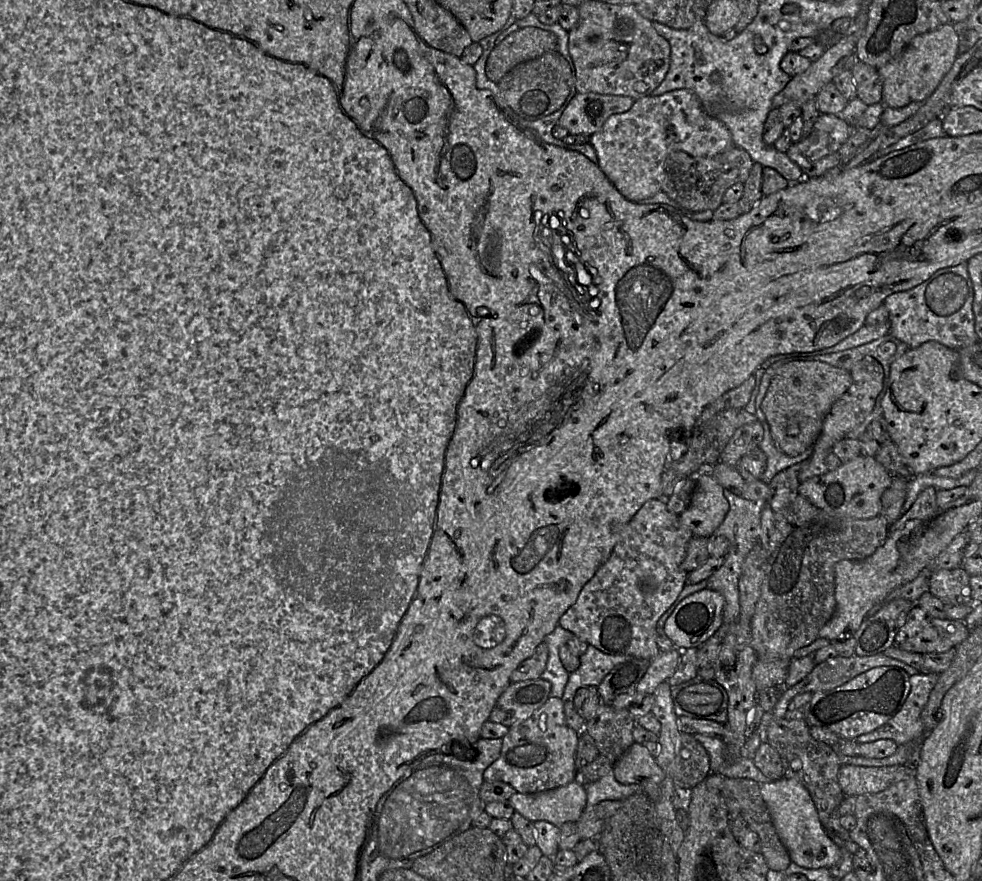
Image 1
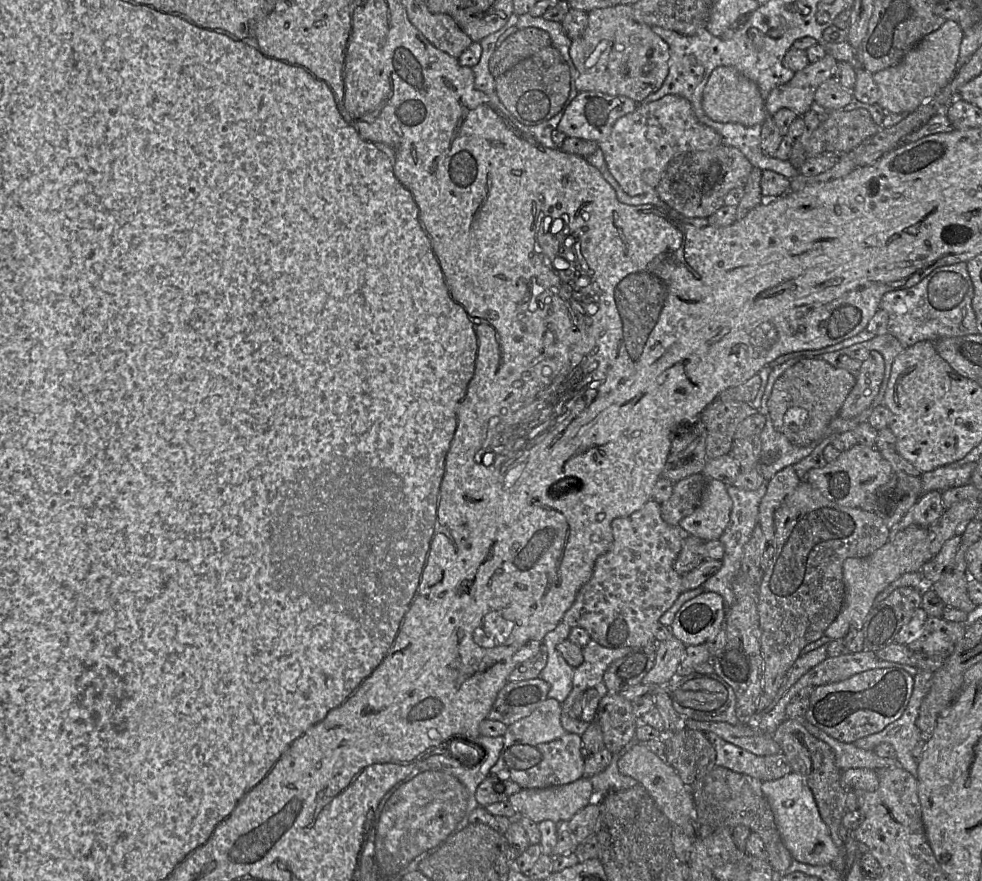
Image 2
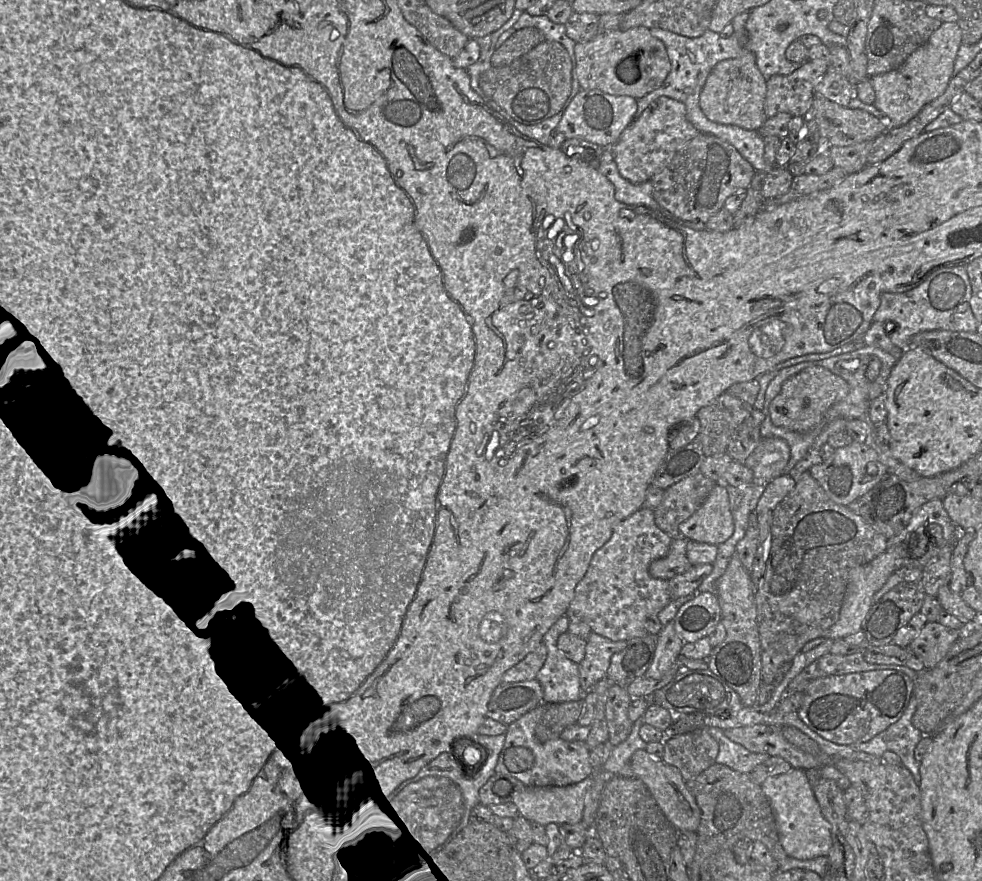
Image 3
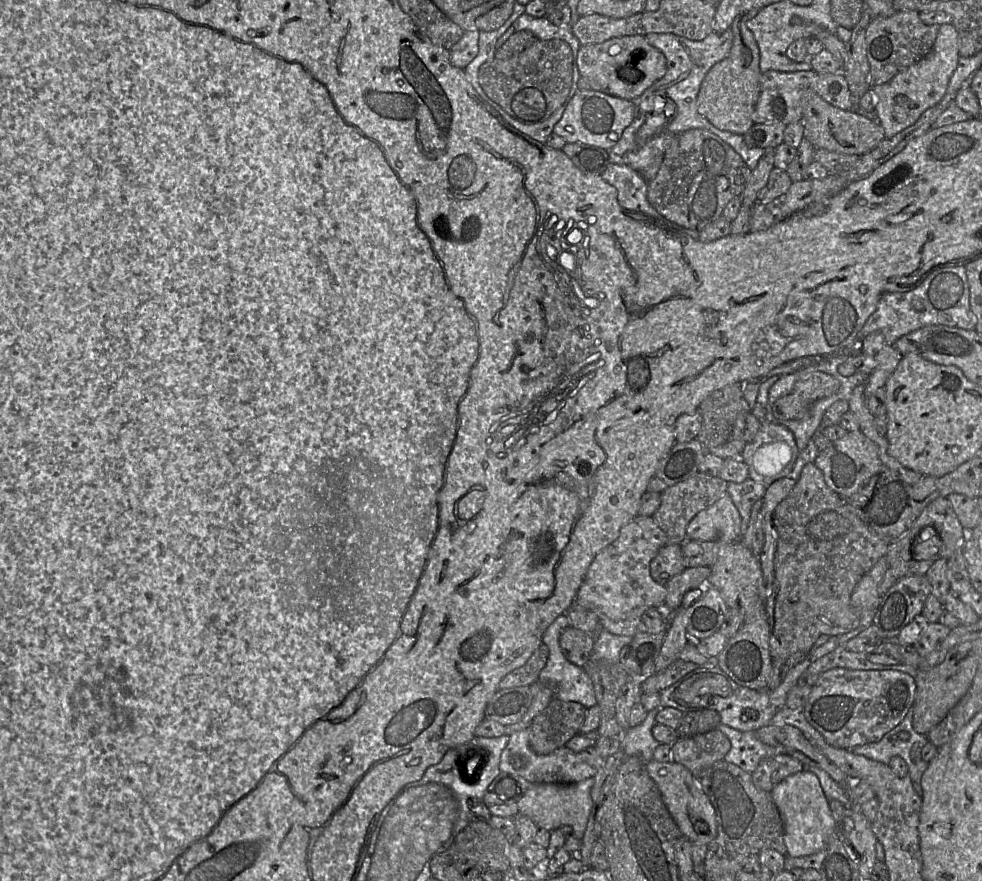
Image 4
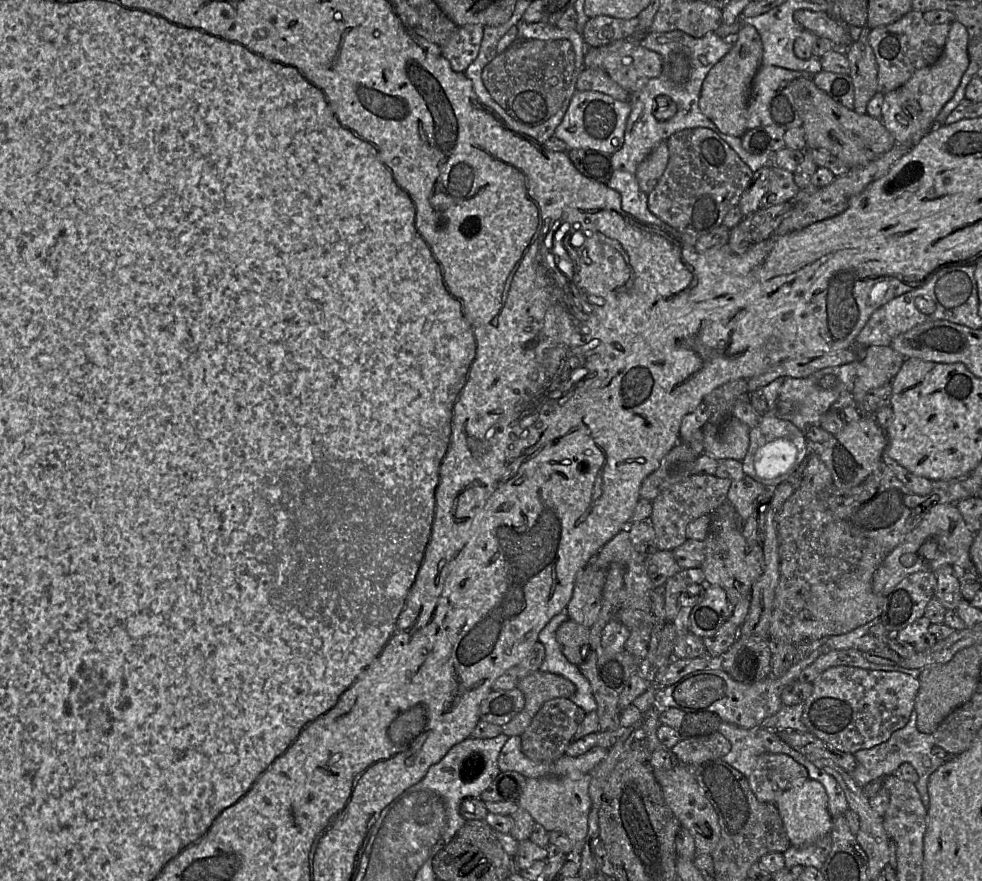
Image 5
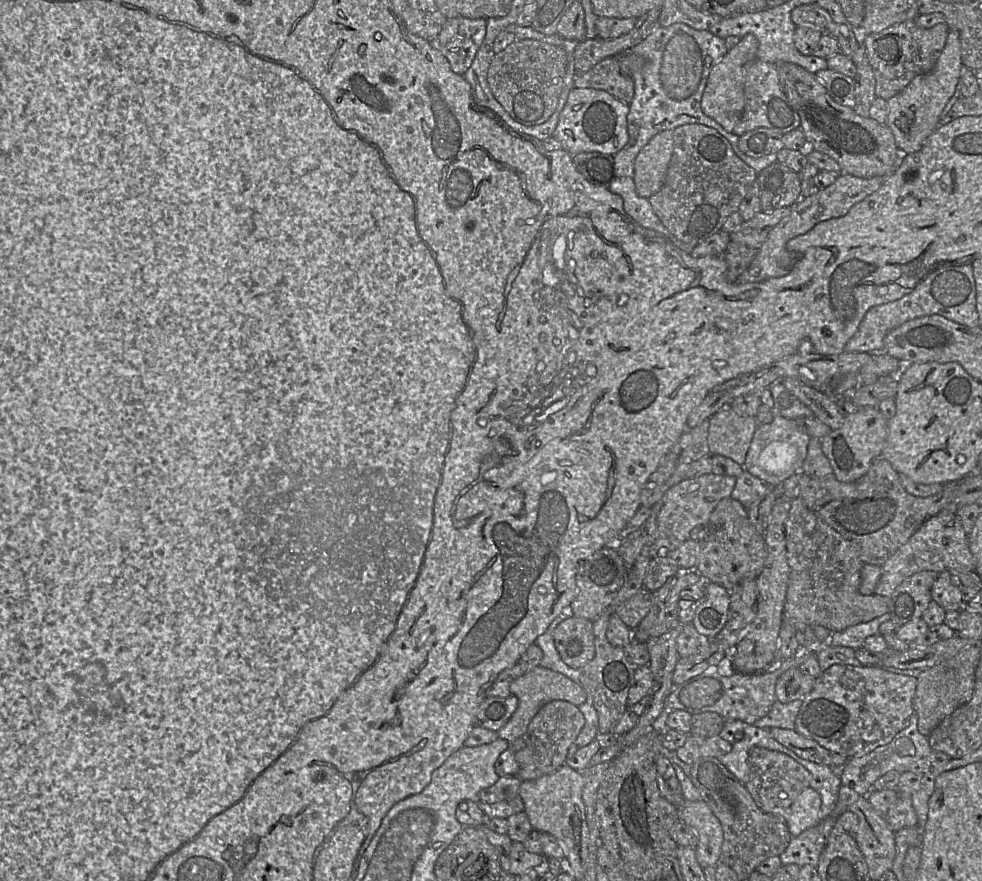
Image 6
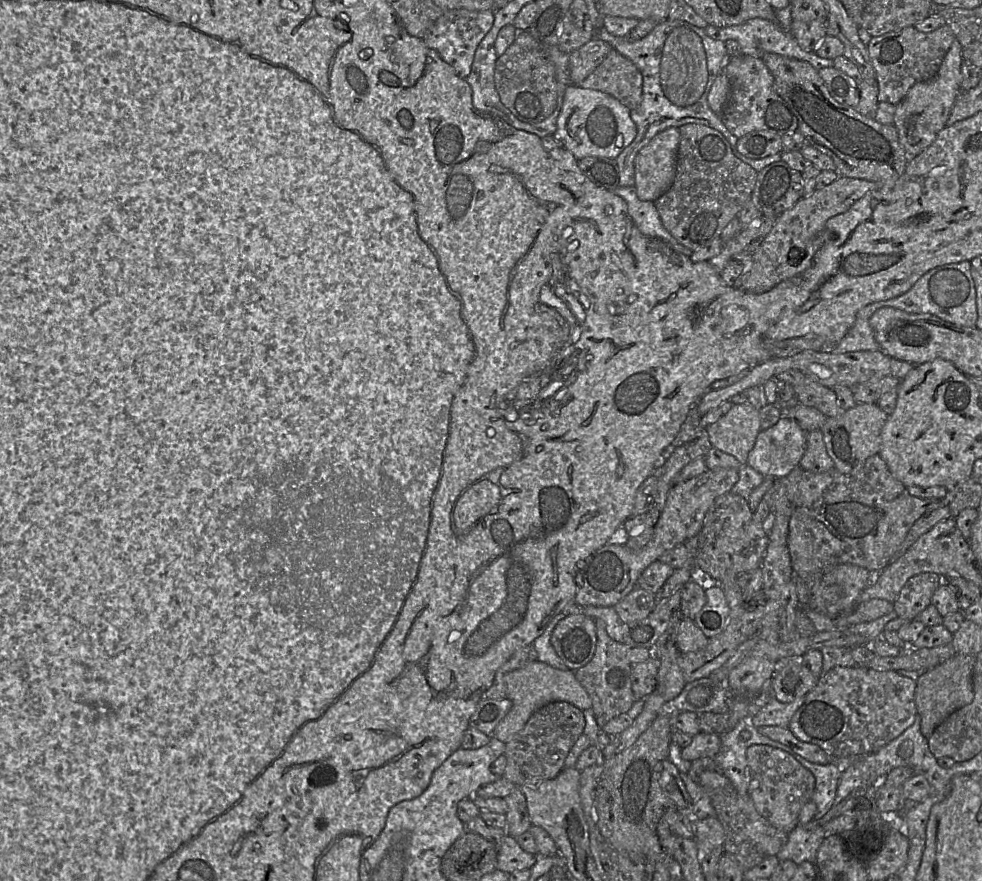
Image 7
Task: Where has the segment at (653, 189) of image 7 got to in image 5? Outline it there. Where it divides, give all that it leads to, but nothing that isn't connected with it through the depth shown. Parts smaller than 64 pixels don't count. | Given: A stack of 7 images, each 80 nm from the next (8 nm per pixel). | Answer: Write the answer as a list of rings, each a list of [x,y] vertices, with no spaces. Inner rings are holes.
[[[666,140],[661,141],[638,165],[635,172],[640,189],[649,194],[657,185],[669,160]]]

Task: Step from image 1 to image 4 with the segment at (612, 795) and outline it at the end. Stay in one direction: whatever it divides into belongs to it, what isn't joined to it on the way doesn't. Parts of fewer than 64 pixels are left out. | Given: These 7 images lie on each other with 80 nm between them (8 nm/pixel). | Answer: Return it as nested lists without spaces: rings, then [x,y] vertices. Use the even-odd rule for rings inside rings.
[[[657,708],[648,711],[644,720],[622,734],[620,750],[626,756],[638,756],[644,762],[652,760],[653,752],[660,743],[652,735],[652,728],[656,724]]]

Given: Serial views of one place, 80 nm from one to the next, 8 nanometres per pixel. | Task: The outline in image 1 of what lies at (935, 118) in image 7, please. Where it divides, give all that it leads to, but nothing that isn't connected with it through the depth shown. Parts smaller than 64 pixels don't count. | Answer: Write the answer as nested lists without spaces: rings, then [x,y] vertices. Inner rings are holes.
[[[950,22],[917,35],[897,57],[878,69],[883,83],[881,102],[886,107],[901,108],[929,98],[952,68],[959,54],[959,43],[959,36]]]

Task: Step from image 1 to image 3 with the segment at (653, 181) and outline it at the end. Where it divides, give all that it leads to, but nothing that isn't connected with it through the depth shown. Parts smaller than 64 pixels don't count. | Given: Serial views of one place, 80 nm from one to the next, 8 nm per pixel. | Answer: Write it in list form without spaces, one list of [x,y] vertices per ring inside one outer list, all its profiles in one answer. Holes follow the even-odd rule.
[[[660,97],[624,129],[611,147],[613,160],[620,175],[633,184],[650,181],[699,132],[686,118],[685,105],[677,100]]]

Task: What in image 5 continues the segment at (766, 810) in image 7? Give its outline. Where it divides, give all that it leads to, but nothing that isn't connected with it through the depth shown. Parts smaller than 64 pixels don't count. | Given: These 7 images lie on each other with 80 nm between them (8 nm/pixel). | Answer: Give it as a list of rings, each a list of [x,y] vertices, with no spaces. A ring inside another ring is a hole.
[[[763,753],[757,758],[748,781],[758,800],[775,804],[780,795],[807,778],[806,768],[790,756]]]

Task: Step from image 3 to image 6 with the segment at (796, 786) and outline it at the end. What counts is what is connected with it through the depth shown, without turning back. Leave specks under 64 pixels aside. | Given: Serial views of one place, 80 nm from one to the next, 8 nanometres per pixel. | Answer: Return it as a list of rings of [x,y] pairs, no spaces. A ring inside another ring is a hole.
[[[810,786],[805,788],[788,810],[786,823],[792,836],[813,827],[821,820],[821,796]]]

